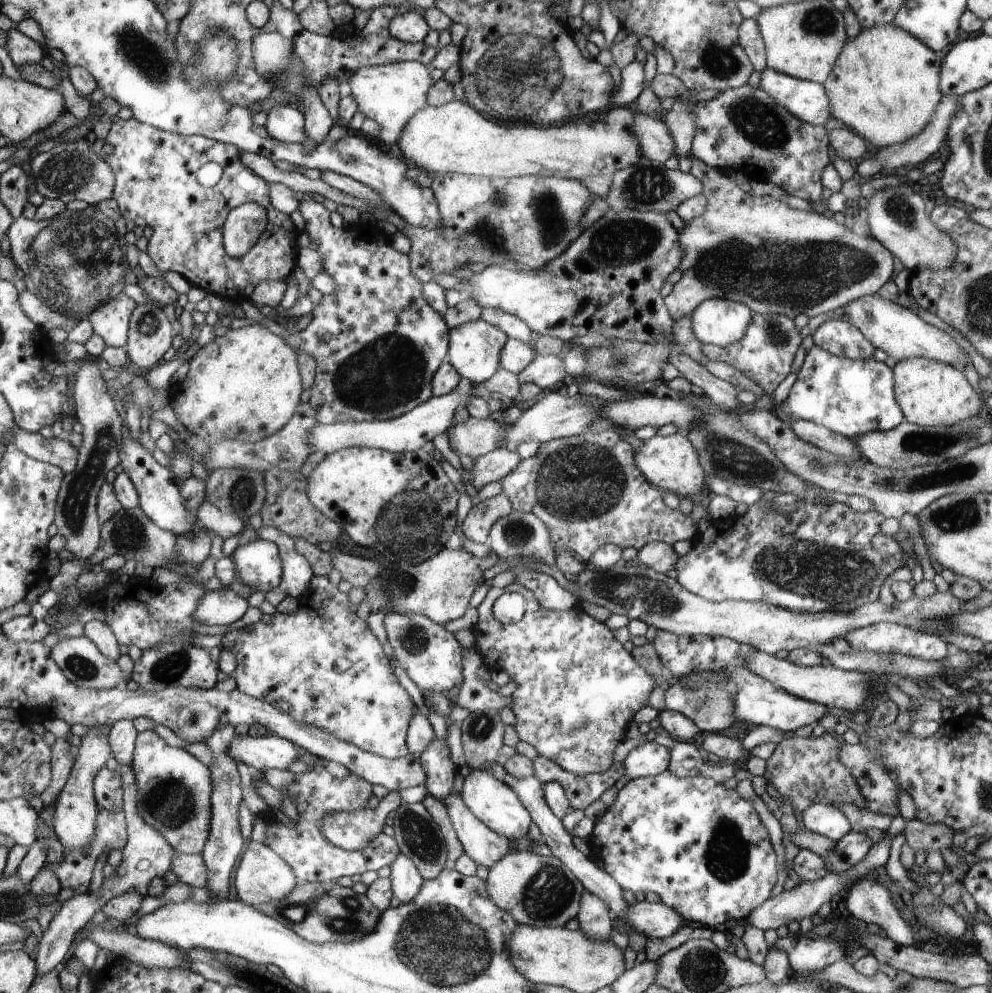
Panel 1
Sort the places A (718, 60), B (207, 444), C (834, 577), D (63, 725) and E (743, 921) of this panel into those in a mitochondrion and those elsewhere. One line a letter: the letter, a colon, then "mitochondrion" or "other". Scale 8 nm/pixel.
A: mitochondrion
B: other
C: mitochondrion
D: other
E: other

